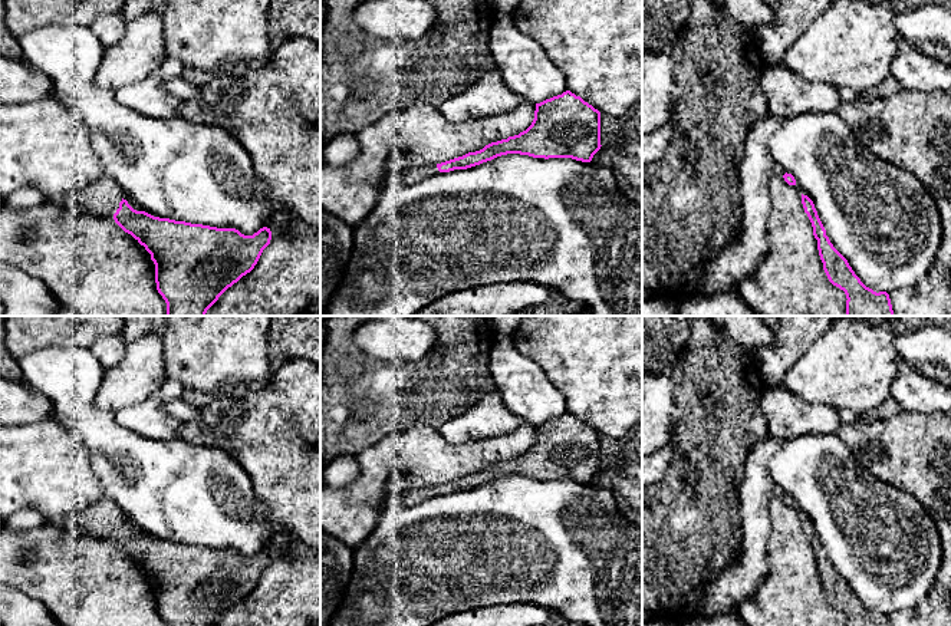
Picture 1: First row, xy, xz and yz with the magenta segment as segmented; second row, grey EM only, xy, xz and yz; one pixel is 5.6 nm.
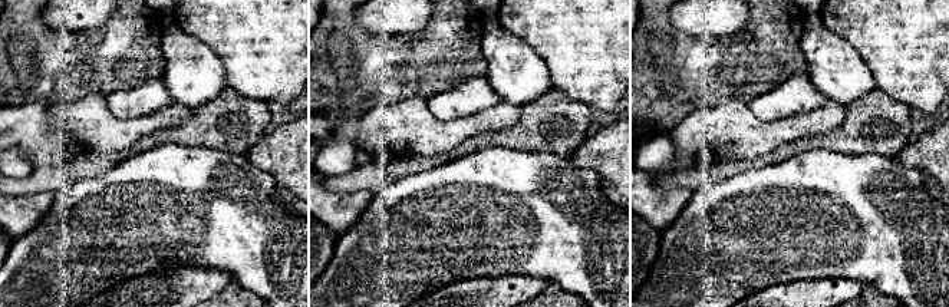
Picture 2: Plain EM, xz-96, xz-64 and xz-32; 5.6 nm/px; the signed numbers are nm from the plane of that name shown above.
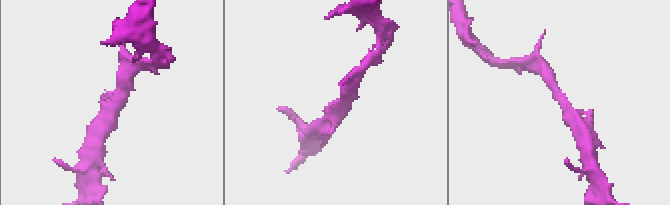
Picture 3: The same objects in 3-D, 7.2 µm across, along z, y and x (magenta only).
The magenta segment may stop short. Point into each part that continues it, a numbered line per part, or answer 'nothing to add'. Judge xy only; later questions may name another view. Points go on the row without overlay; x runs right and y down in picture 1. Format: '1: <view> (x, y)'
1: xy (102, 519)

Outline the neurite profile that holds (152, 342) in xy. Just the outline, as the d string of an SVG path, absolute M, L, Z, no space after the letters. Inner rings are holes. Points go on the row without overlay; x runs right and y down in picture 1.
M149 333L126 345L122 360L105 369L93 403L102 412L115 414L145 401L165 380L162 340L157 333Z

